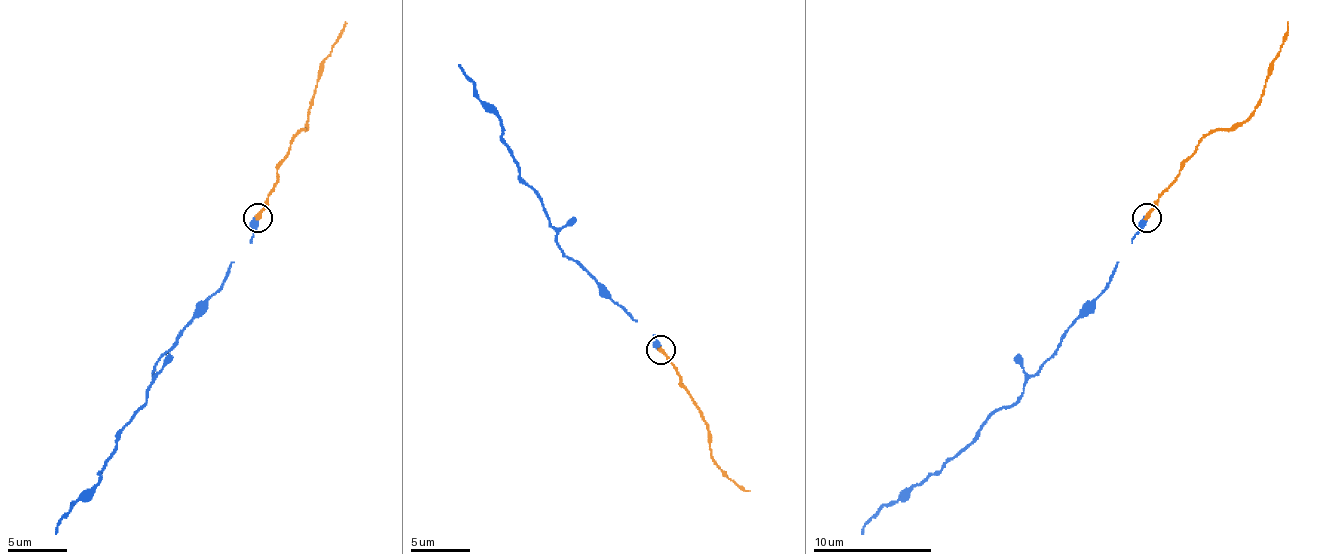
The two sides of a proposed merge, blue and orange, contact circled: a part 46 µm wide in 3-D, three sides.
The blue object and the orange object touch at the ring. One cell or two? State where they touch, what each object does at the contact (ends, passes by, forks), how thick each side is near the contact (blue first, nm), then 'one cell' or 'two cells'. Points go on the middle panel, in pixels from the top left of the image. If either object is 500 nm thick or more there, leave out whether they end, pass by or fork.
place (660, 349); blue ends; orange ends; calibres 420 and 280 nm; two cells

